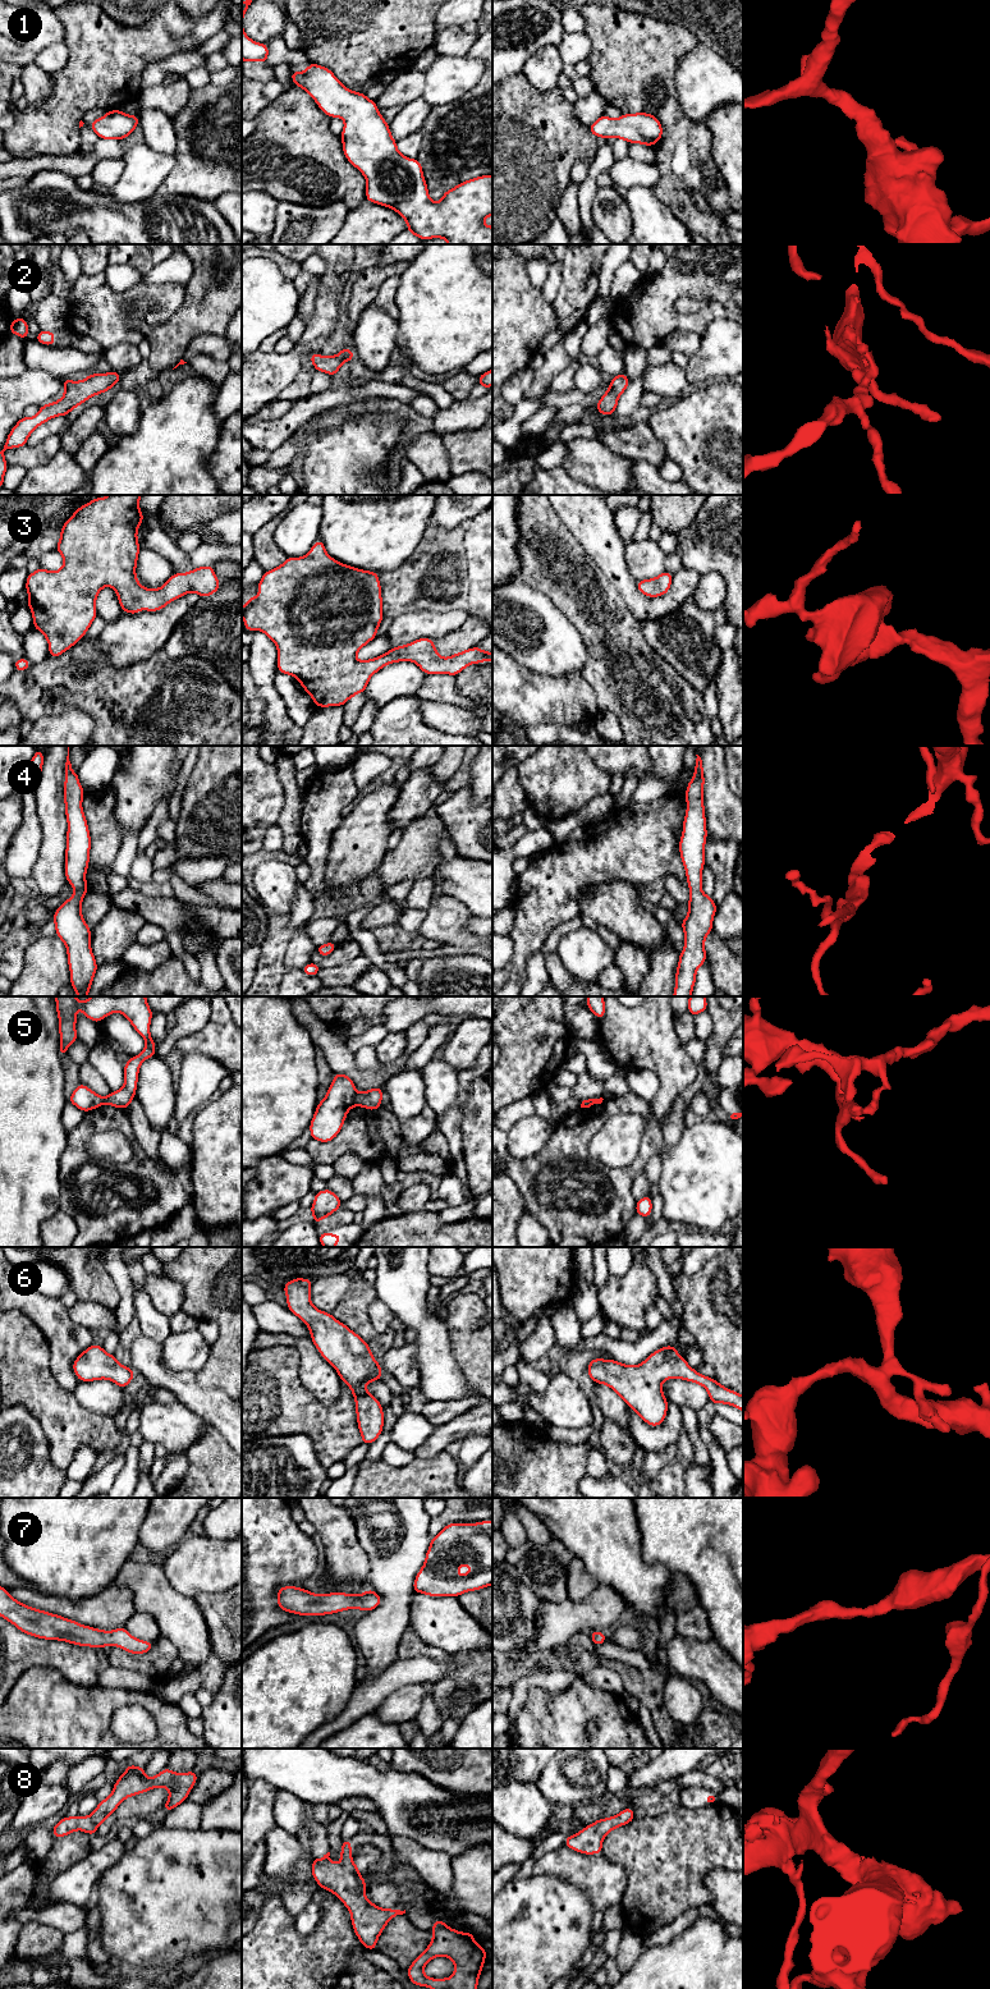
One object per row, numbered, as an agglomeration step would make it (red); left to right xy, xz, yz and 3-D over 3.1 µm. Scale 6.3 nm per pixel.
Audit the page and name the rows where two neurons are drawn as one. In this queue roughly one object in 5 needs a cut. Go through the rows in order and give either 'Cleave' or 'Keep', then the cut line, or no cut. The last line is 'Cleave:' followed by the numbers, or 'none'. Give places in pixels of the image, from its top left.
1: Keep. No split
2: Keep. No split
3: Keep. No split
4: Keep. No split
5: Cleave. Split along xz (358, 1092), (354, 1104)
6: Keep. No split
7: Keep. No split
8: Keep. No split
Cleave: 5

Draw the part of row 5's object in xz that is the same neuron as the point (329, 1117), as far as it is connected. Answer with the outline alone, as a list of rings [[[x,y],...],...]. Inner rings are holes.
[[[335,1073],[325,1099],[317,1103],[308,1127],[311,1138],[324,1144],[334,1140],[340,1132],[348,1112],[356,1106],[357,1094],[352,1077]]]

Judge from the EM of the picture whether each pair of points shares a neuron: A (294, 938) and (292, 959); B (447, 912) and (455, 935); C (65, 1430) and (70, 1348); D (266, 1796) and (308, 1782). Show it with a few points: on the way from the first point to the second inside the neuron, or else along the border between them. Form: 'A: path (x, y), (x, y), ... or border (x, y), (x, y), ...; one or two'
A: path (294, 943), (294, 954); one
B: path (447, 917), (447, 924), (452, 930); one
C: border (50, 1366), (53, 1378), (72, 1393); two
D: border (255, 1779), (265, 1779), (276, 1788); two

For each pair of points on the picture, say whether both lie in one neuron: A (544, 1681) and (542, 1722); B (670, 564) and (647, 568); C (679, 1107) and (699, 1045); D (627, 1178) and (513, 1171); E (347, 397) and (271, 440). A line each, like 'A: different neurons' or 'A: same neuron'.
A: different neurons
B: different neurons
C: same neuron
D: same neuron
E: same neuron

